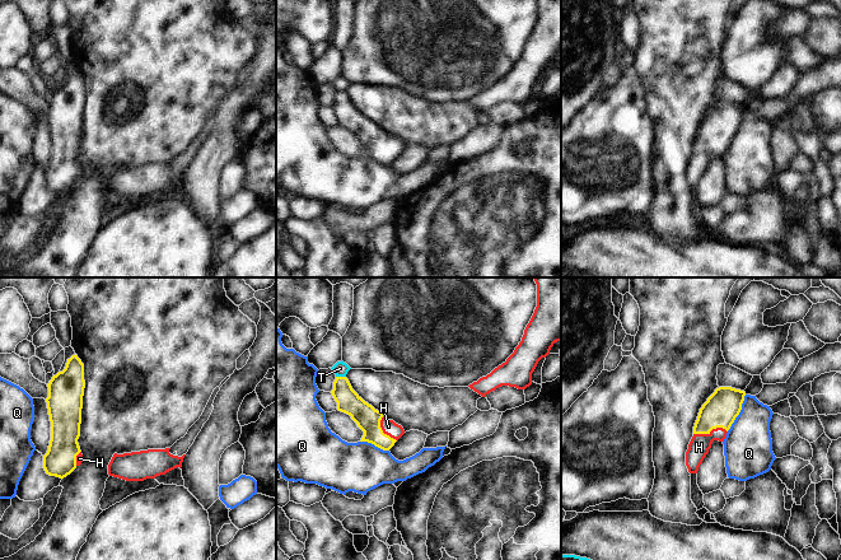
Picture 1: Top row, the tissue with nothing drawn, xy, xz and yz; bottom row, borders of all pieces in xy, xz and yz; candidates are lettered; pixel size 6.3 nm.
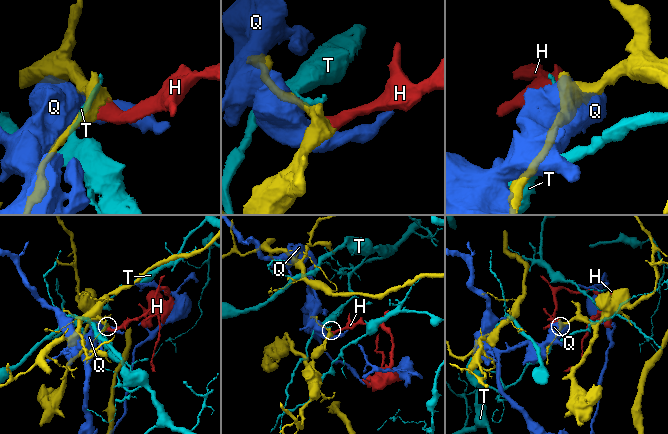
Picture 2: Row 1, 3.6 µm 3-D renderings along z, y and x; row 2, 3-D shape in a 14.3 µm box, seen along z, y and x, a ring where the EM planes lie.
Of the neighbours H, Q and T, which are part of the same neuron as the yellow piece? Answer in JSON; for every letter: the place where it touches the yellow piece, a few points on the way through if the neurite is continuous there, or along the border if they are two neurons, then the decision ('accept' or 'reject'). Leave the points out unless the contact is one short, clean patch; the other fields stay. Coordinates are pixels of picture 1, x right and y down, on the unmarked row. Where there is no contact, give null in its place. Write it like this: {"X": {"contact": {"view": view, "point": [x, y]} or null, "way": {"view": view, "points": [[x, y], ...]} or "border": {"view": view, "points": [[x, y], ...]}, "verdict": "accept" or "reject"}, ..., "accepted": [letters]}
{"H": {"contact": {"view": "yz", "point": [710, 145]}, "verdict": "accept"}, "Q": {"contact": {"view": "yz", "point": [739, 126]}, "verdict": "reject"}, "T": {"contact": {"view": "xz", "point": [341, 92]}, "verdict": "reject"}, "accepted": ["H"]}

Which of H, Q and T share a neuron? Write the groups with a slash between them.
H / Q / T

